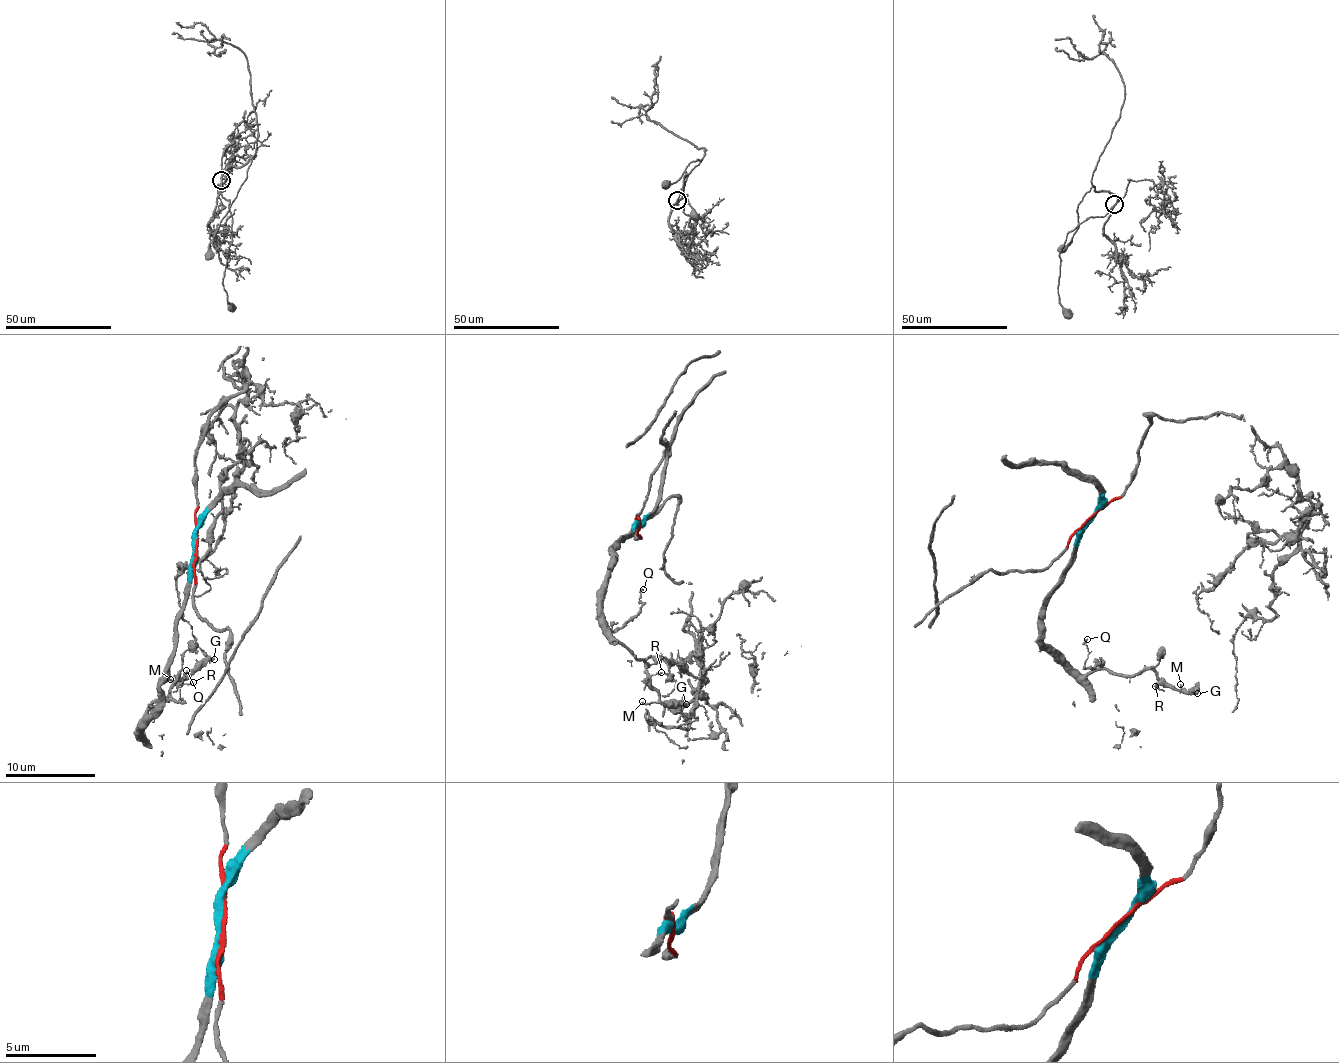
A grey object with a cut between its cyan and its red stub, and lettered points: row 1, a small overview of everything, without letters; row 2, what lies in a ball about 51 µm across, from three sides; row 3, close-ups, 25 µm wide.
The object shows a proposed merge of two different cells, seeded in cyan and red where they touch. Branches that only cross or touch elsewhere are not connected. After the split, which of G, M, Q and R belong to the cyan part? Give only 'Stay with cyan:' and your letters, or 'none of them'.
Stay with cyan: G, M, Q, R

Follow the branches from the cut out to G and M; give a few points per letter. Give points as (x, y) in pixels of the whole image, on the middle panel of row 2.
G: (638, 522), (632, 536), (611, 551), (615, 566), (602, 602), (605, 628), (645, 663), (658, 698), (686, 703)
M: (638, 522), (632, 536), (611, 551), (615, 566), (602, 602), (611, 636), (645, 663), (658, 698), (643, 702)

